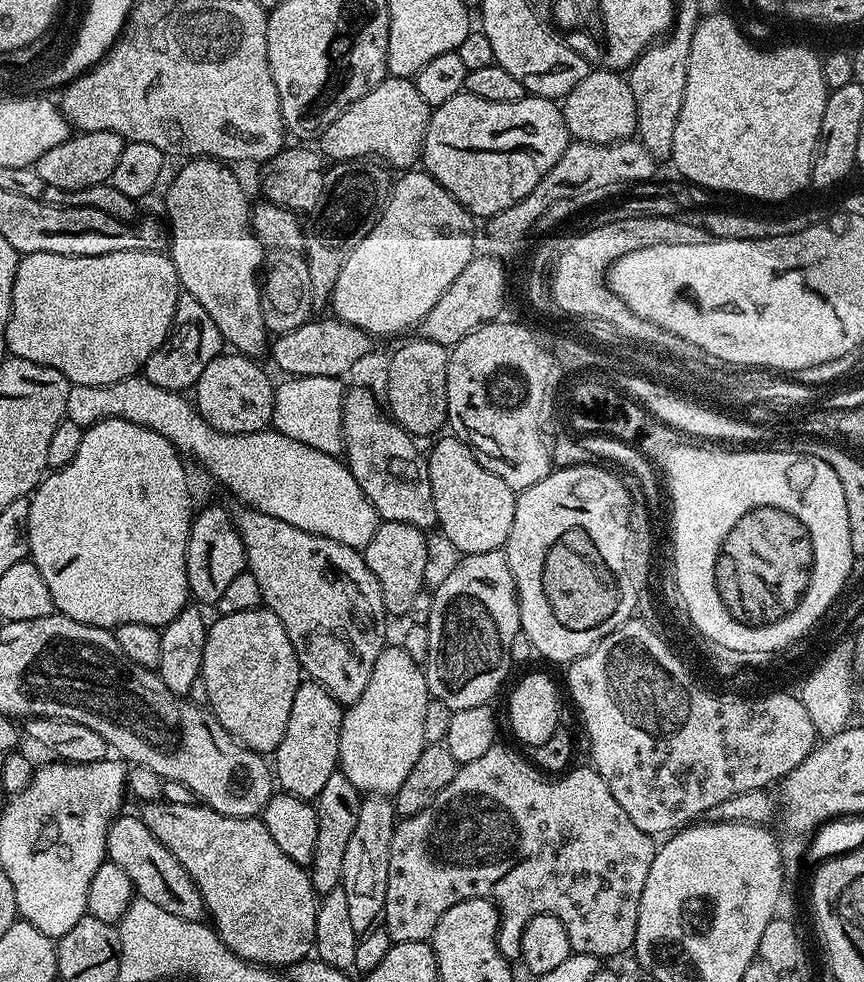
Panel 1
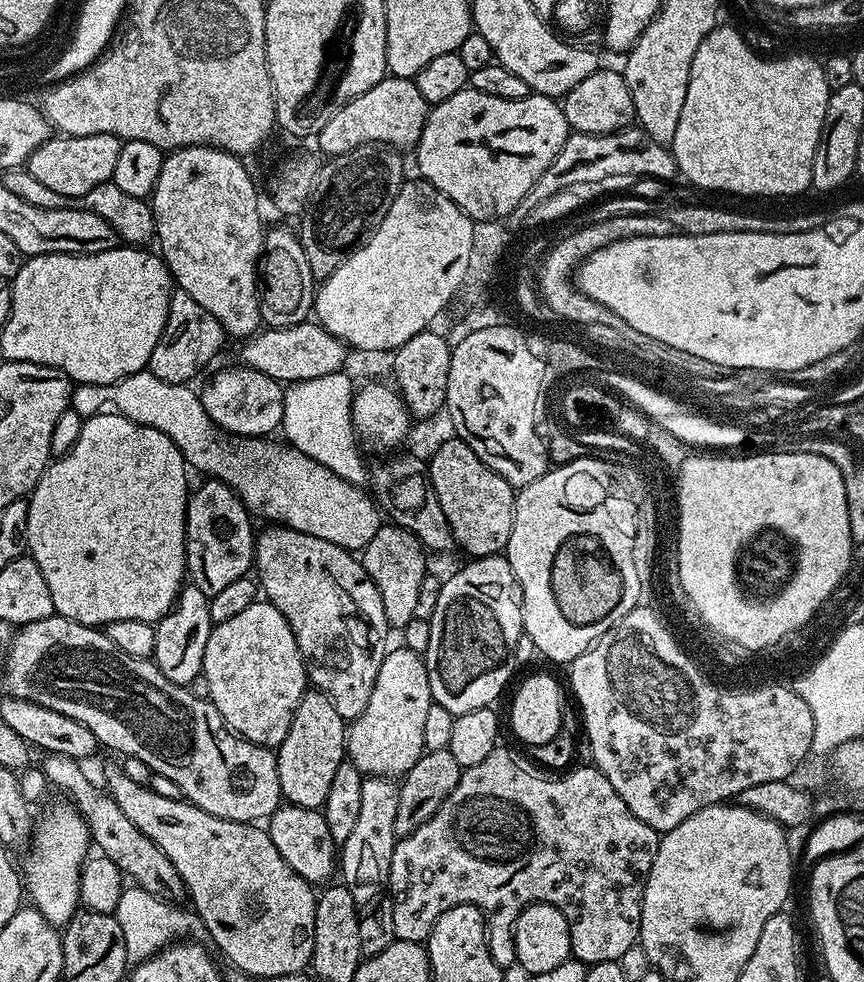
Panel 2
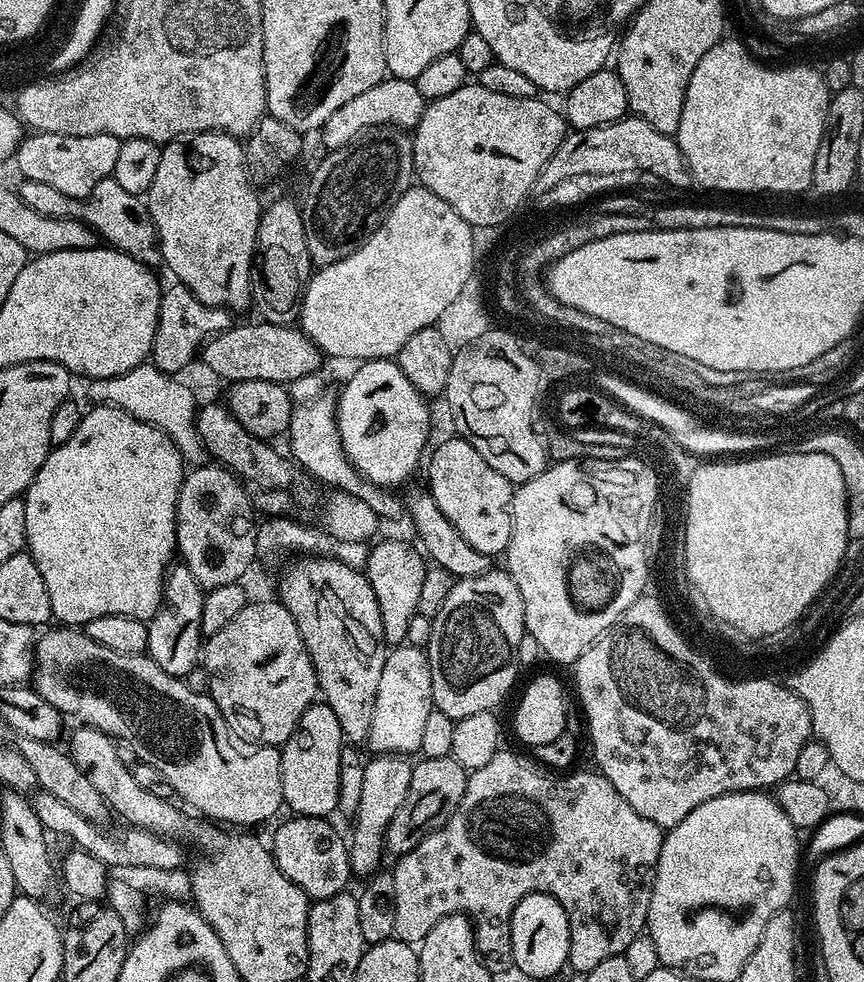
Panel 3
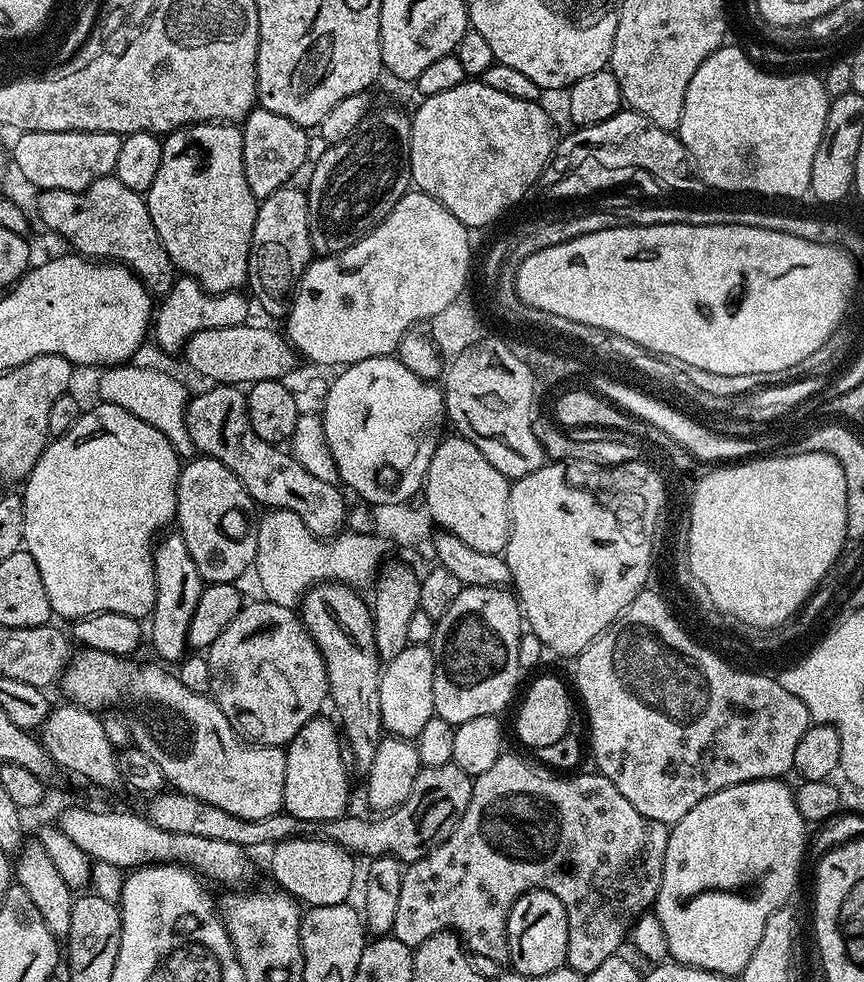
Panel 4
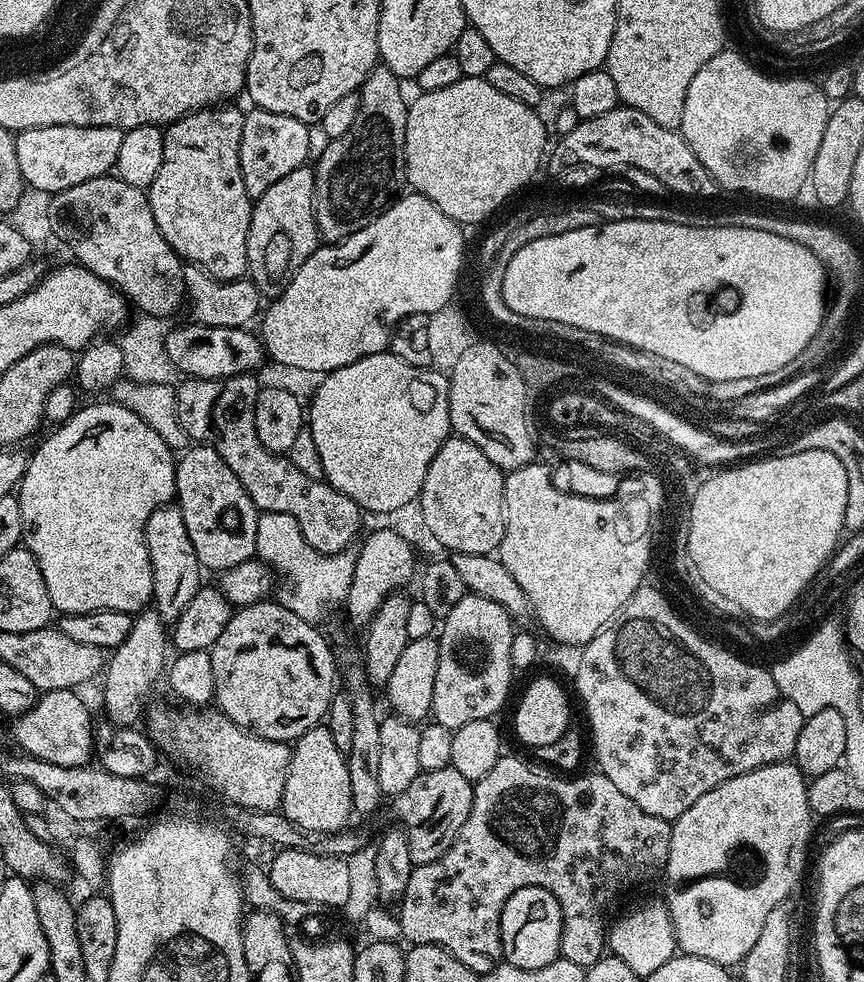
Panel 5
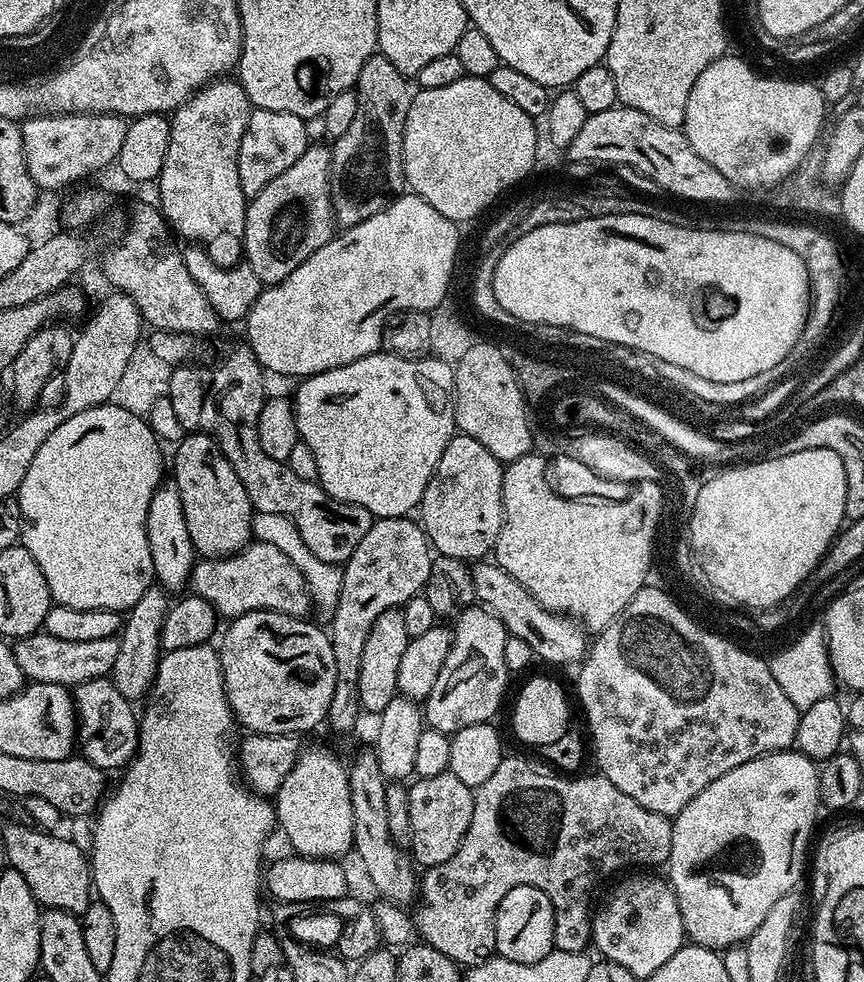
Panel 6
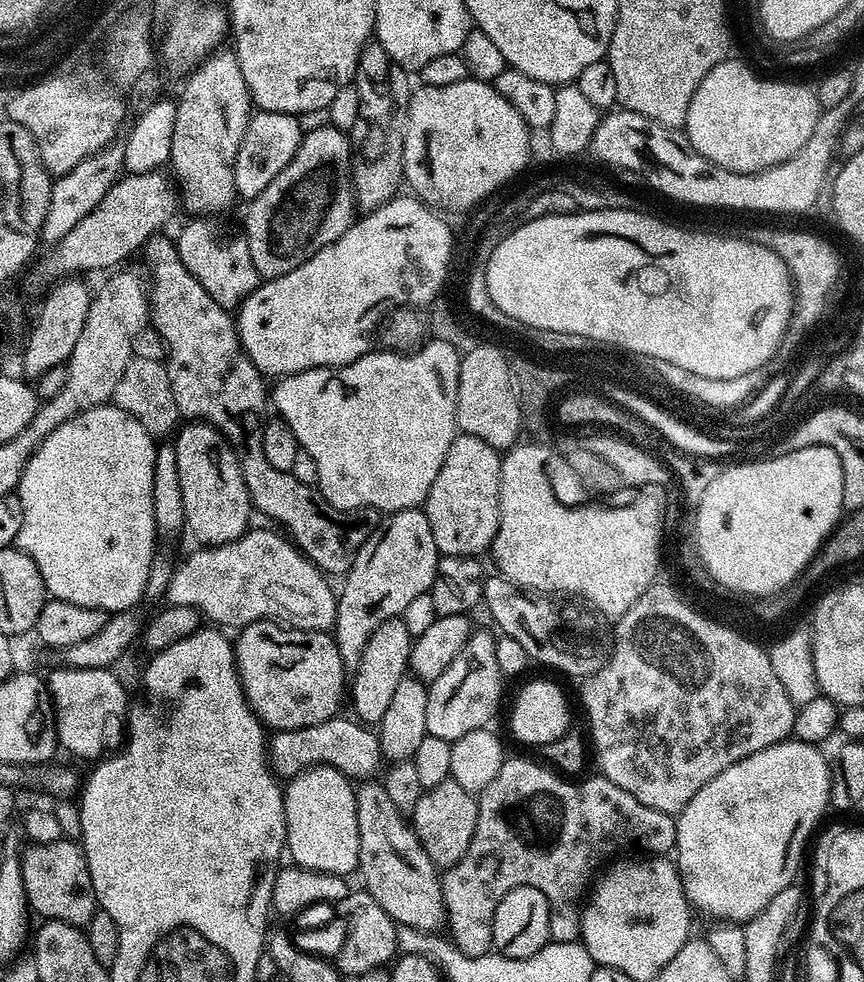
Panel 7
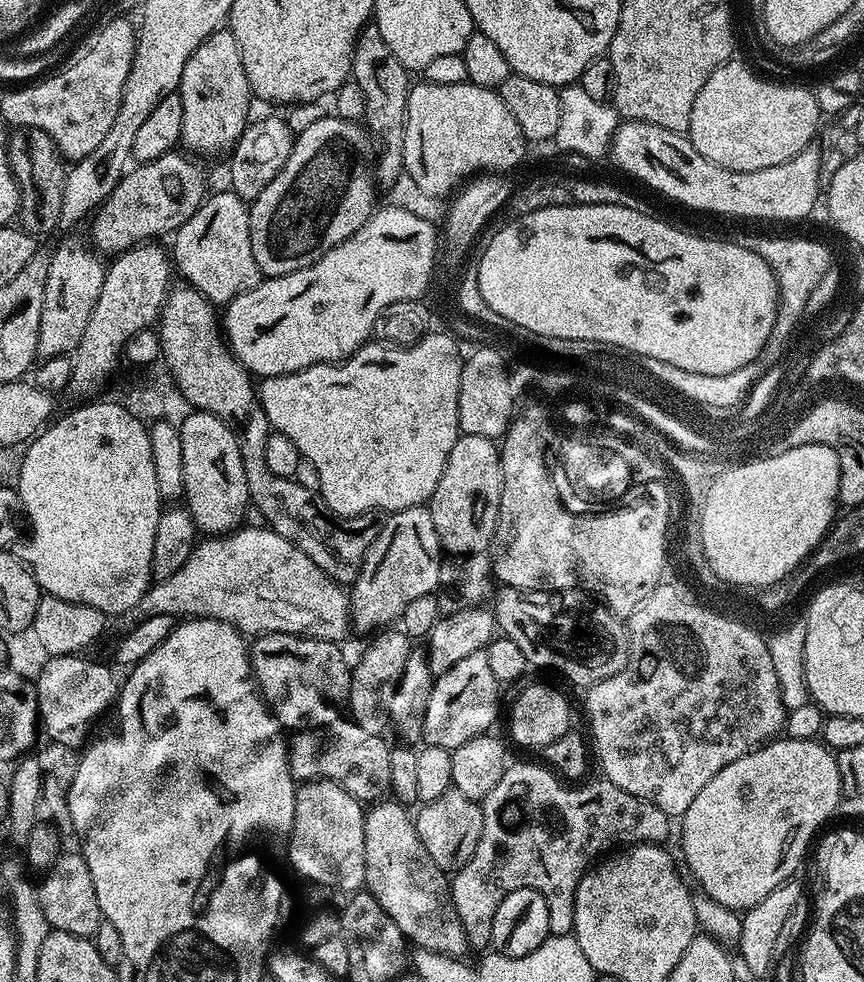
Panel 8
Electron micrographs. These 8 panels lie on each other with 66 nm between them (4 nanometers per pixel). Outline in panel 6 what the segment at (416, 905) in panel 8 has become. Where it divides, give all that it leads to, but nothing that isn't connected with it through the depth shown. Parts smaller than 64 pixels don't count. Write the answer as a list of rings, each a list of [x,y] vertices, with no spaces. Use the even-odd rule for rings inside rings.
[[[375,751],[360,752],[347,765],[350,782],[350,810],[354,810],[354,856],[360,859],[368,880],[380,891],[379,895],[392,904],[408,906],[418,896],[418,872],[409,853],[390,838],[390,822],[386,806],[388,779],[382,774]],[[413,868],[413,869],[412,869]],[[416,871],[416,872],[415,872]],[[412,900],[412,901],[411,901]]]

